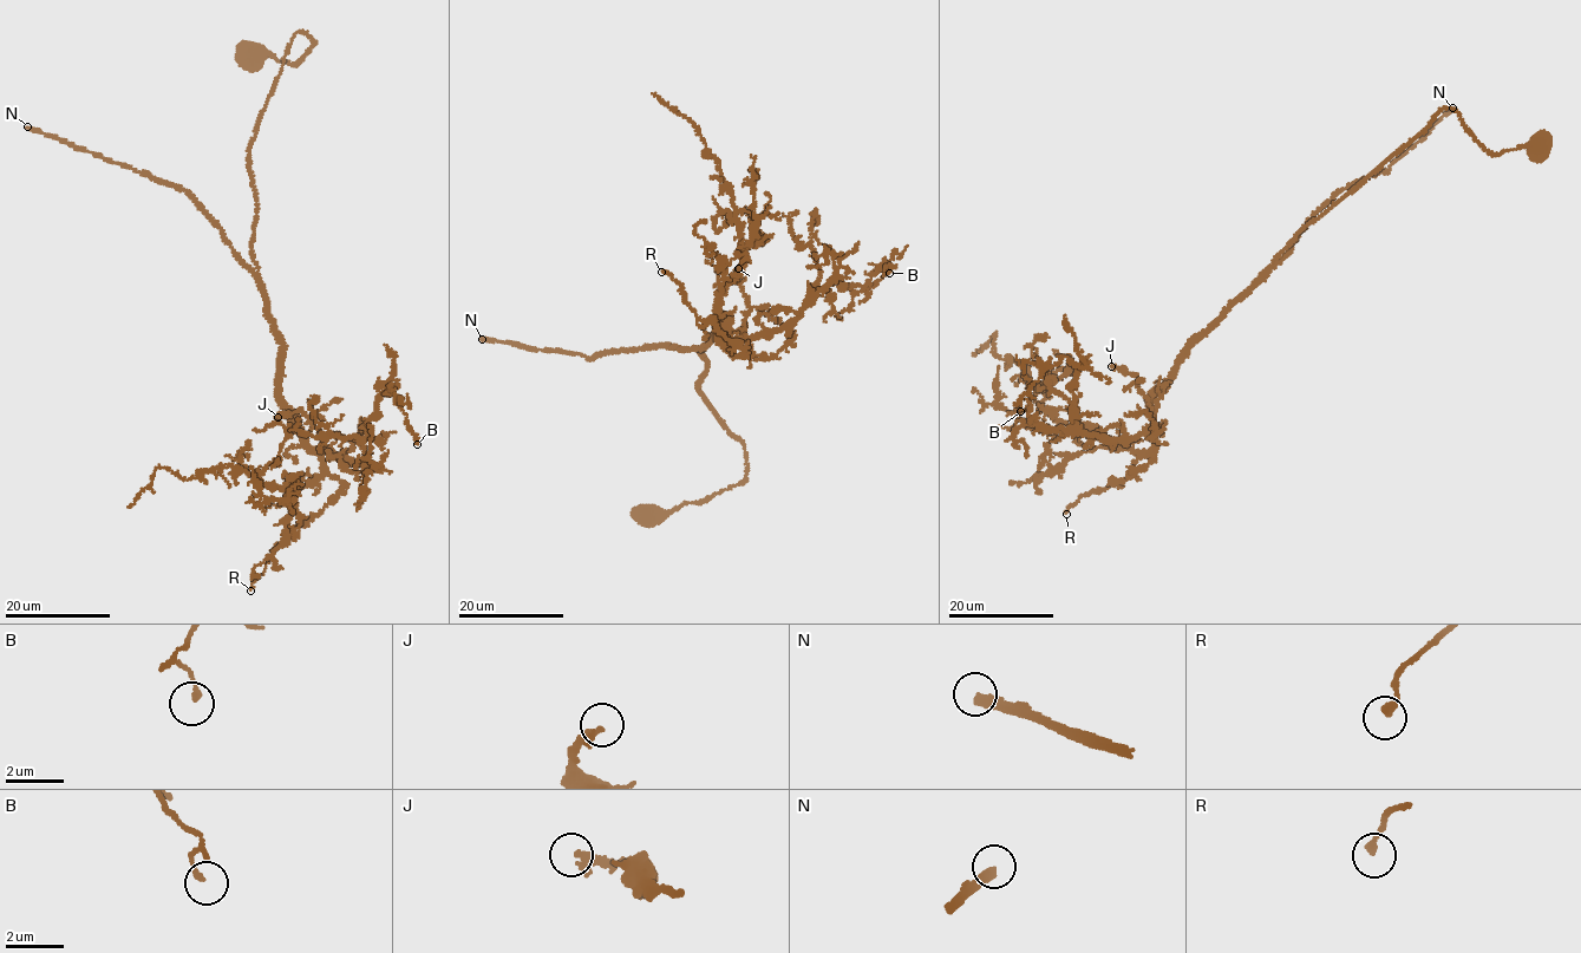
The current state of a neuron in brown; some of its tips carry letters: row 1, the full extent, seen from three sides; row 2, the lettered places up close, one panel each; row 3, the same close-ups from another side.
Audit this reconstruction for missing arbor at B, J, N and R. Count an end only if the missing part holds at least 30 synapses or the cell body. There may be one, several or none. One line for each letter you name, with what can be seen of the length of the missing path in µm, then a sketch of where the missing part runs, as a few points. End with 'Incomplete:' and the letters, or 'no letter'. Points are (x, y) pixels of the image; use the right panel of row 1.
N: 250 µm
Incomplete: N

